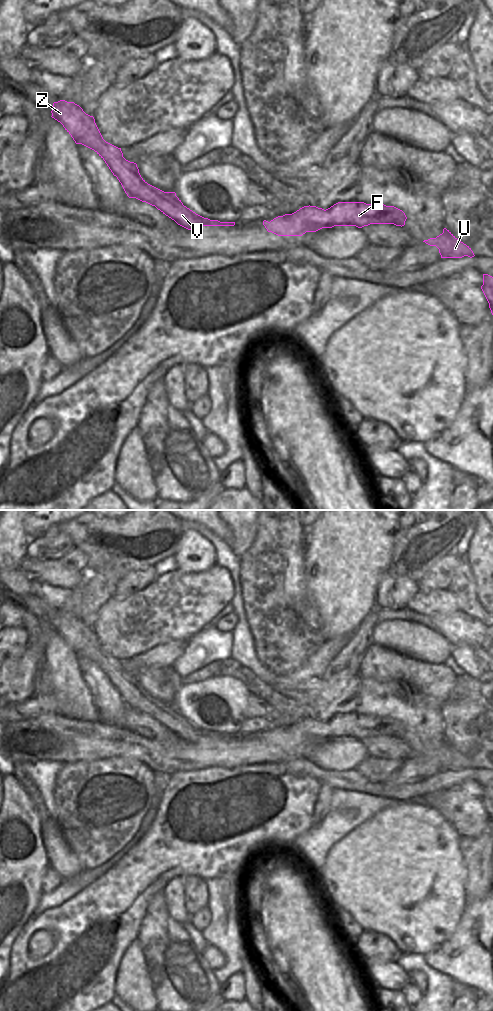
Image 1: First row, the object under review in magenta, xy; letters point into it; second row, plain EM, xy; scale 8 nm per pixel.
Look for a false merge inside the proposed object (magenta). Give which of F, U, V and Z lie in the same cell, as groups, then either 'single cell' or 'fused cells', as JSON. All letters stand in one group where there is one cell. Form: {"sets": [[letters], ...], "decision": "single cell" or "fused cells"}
{"sets": [["F", "U", "V"], ["Z"]], "decision": "fused cells"}

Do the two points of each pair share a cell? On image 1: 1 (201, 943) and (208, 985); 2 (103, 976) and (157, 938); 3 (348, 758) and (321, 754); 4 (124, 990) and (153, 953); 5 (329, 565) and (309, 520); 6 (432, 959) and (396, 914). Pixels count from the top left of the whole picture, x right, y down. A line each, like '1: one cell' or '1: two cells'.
1: two cells
2: two cells
3: one cell
4: two cells
5: two cells
6: two cells

